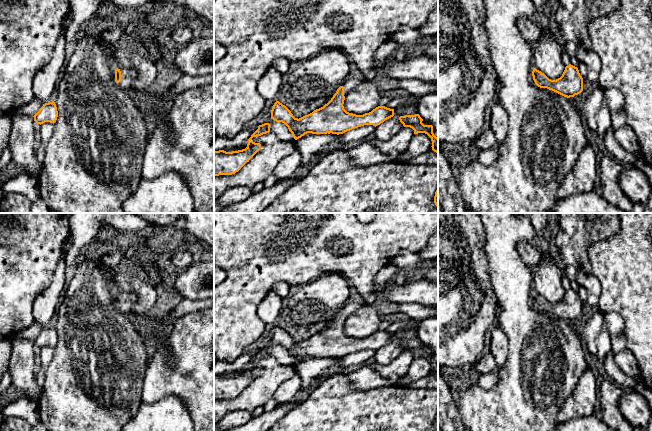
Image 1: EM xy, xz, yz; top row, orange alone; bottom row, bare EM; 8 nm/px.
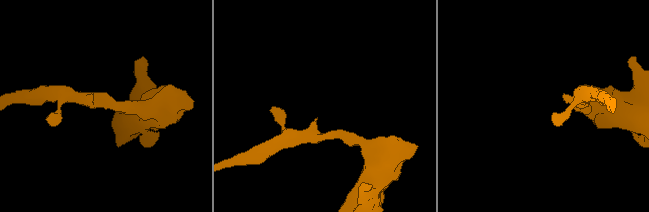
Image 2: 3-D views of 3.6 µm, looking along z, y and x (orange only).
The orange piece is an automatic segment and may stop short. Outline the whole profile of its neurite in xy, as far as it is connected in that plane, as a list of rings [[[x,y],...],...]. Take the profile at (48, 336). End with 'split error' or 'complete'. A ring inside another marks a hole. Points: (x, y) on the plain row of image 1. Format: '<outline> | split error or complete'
[[[54,325],[45,327],[39,335],[33,340],[37,348],[45,346],[55,347],[58,341],[57,331]]] | complete

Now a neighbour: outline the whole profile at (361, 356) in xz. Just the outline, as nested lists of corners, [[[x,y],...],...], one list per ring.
[[[364,349],[341,358],[341,363],[338,366],[338,372],[342,372],[349,366],[367,361],[371,357],[375,356],[375,352],[376,351],[373,349]]]

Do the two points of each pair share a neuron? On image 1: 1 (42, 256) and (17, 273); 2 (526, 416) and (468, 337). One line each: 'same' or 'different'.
1: same
2: different

